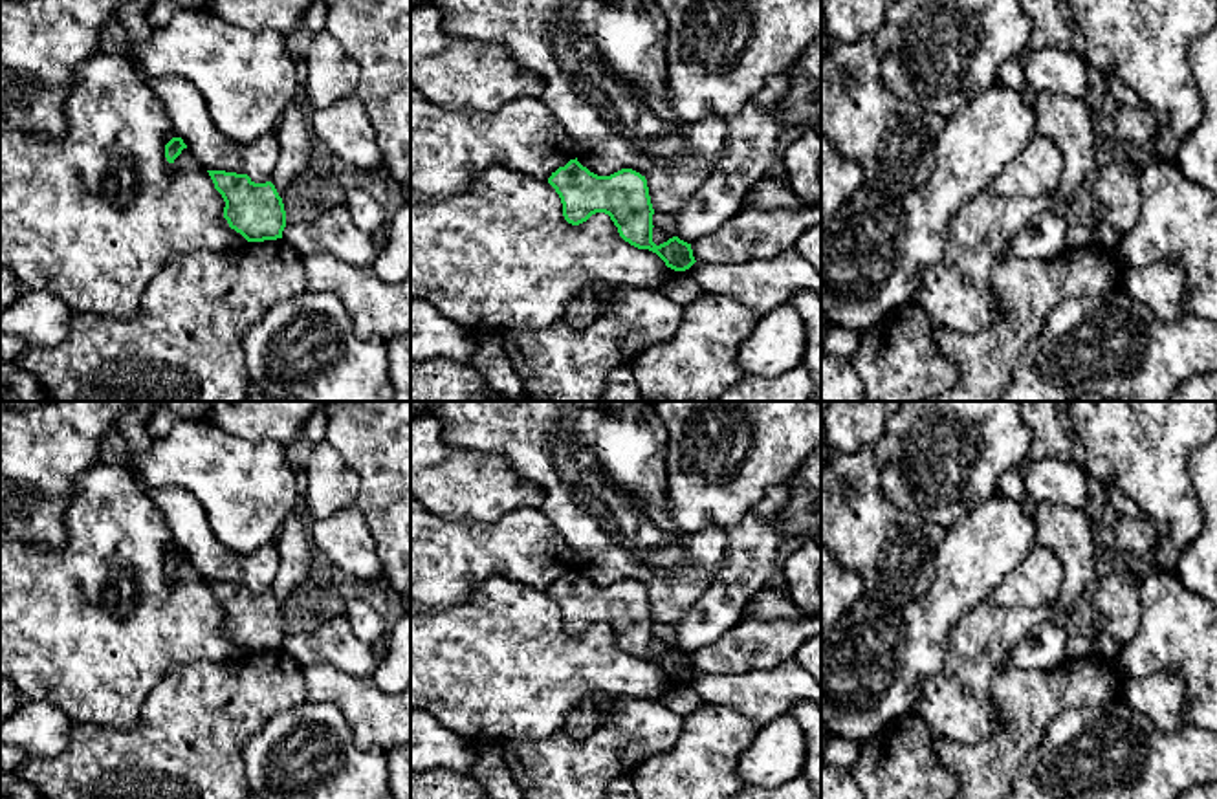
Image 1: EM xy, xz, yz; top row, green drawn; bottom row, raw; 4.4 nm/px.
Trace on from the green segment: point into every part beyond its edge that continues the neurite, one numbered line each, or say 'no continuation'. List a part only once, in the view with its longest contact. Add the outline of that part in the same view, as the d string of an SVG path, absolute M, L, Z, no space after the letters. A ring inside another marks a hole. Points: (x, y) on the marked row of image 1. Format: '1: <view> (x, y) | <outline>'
no continuation

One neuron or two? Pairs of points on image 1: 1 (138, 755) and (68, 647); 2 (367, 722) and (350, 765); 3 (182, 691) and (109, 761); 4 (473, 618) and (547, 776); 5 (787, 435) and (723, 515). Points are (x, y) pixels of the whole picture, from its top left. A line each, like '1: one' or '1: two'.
1: two
2: two
3: one
4: two
5: one

